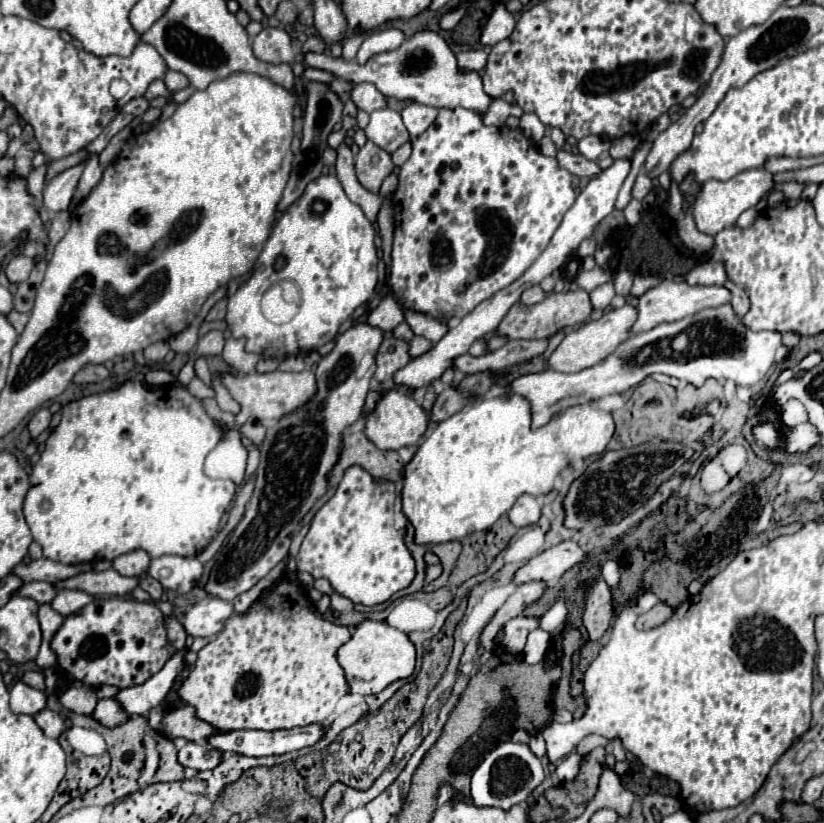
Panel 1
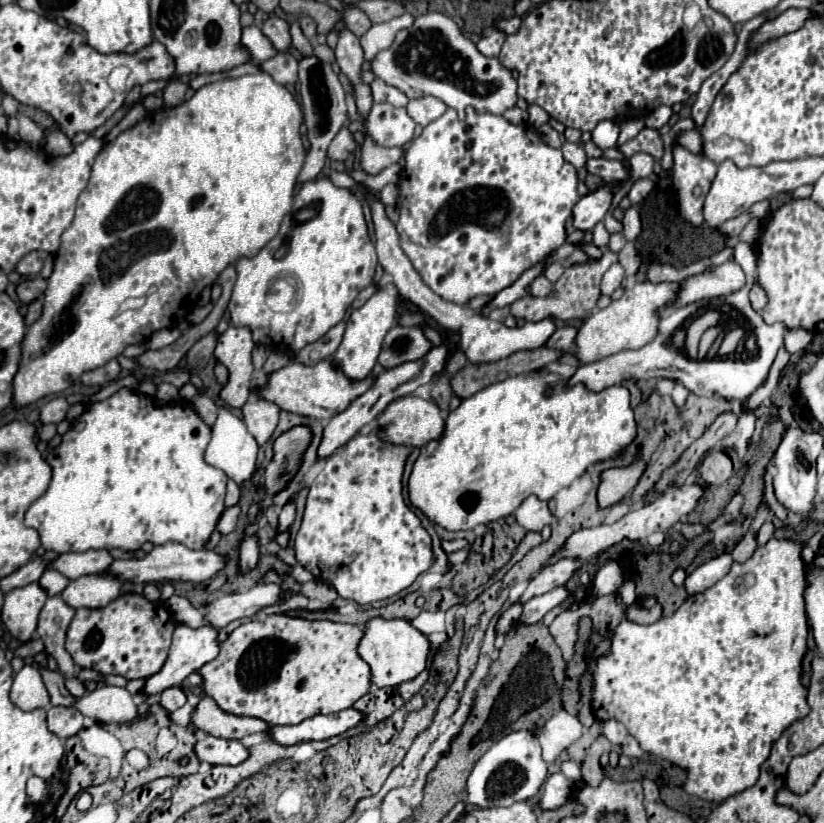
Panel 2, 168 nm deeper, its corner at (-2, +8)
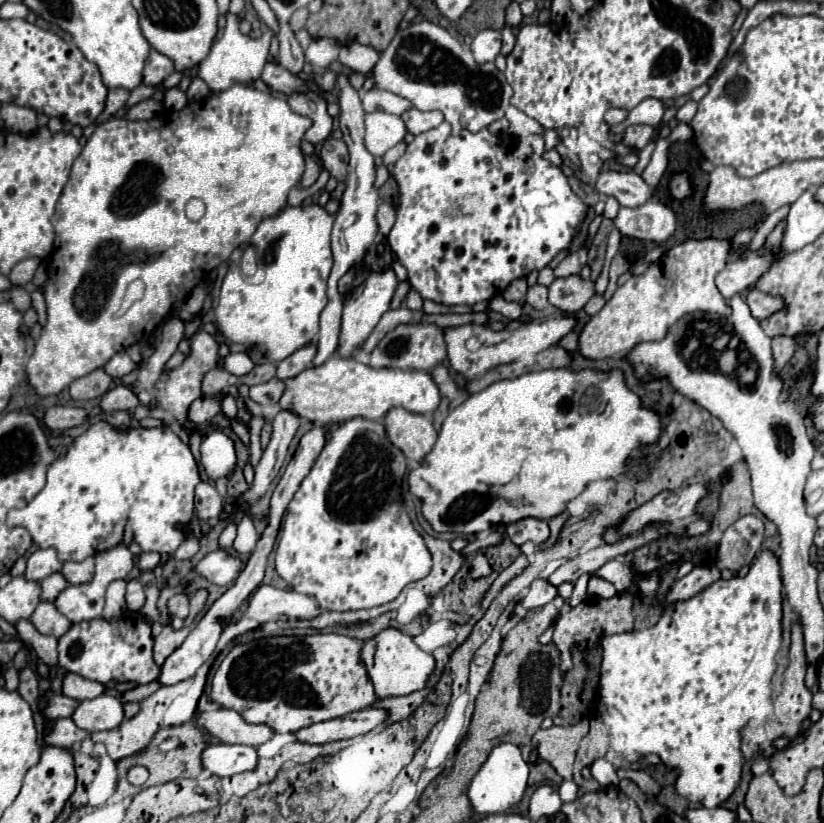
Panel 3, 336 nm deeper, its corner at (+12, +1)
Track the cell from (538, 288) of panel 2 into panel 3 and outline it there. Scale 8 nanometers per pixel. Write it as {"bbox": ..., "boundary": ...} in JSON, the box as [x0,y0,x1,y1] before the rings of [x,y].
{"bbox":[526,284,548,310],"boundary":[[[536,284],[536,286],[532,286],[532,288],[528,288],[528,294],[526,294],[526,302],[532,306],[532,308],[536,308],[536,310],[542,310],[542,308],[546,308],[548,306],[548,288],[546,286],[540,286],[540,284]]]}

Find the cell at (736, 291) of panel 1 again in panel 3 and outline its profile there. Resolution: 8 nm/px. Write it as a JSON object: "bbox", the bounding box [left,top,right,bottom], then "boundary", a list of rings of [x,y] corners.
{"bbox":[746,288,782,320],"boundary":[[[752,288],[748,292],[746,302],[748,302],[748,308],[750,308],[750,312],[752,312],[752,316],[756,320],[762,320],[762,318],[766,318],[766,316],[770,316],[776,310],[782,308],[782,300],[780,298],[774,298],[770,294],[764,294],[758,288]]]}

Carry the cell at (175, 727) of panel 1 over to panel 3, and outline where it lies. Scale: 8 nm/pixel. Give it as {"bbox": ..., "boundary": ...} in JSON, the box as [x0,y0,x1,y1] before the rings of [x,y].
{"bbox":[196,710,272,746],"boundary":[[[208,710],[196,716],[200,728],[222,744],[246,744],[246,746],[260,746],[262,742],[272,738],[272,730],[266,724],[246,724],[242,716],[234,710]]]}

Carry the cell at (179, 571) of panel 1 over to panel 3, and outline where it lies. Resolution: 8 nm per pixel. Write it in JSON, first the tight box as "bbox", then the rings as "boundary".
{"bbox":[194,550,240,584],"boundary":[[[216,550],[206,554],[194,568],[196,574],[202,578],[214,582],[214,584],[228,584],[232,582],[240,572],[240,560],[230,556],[224,550]]]}

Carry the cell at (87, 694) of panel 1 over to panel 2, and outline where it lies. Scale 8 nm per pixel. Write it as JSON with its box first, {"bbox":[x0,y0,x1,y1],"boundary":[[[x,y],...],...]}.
{"bbox":[38,595,84,697],"boundary":[[[60,595],[48,597],[46,605],[40,611],[38,617],[38,637],[42,637],[46,651],[58,661],[58,669],[60,675],[66,681],[66,689],[74,695],[74,697],[82,697],[84,695],[84,684],[76,677],[76,667],[74,661],[70,657],[70,653],[64,649],[64,637],[66,637],[66,629],[74,617],[74,609],[70,605],[66,605],[62,601]]]}

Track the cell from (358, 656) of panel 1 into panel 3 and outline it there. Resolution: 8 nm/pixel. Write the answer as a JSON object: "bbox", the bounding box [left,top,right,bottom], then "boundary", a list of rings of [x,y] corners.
{"bbox":[362,628,434,700],"boundary":[[[386,628],[380,634],[376,634],[374,638],[366,640],[362,646],[362,662],[368,670],[376,696],[380,700],[388,698],[388,696],[404,696],[404,694],[424,688],[428,676],[434,670],[434,656],[420,650],[412,642],[412,636],[408,636],[396,628]]]}

